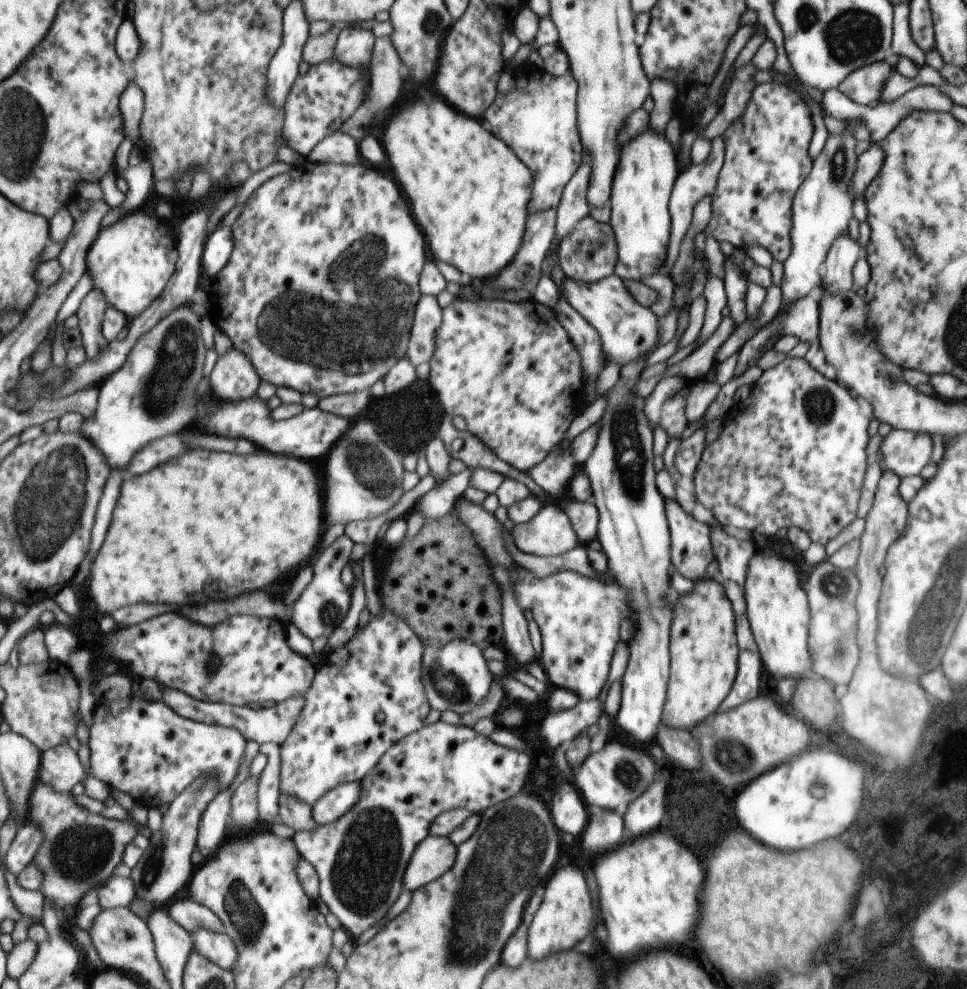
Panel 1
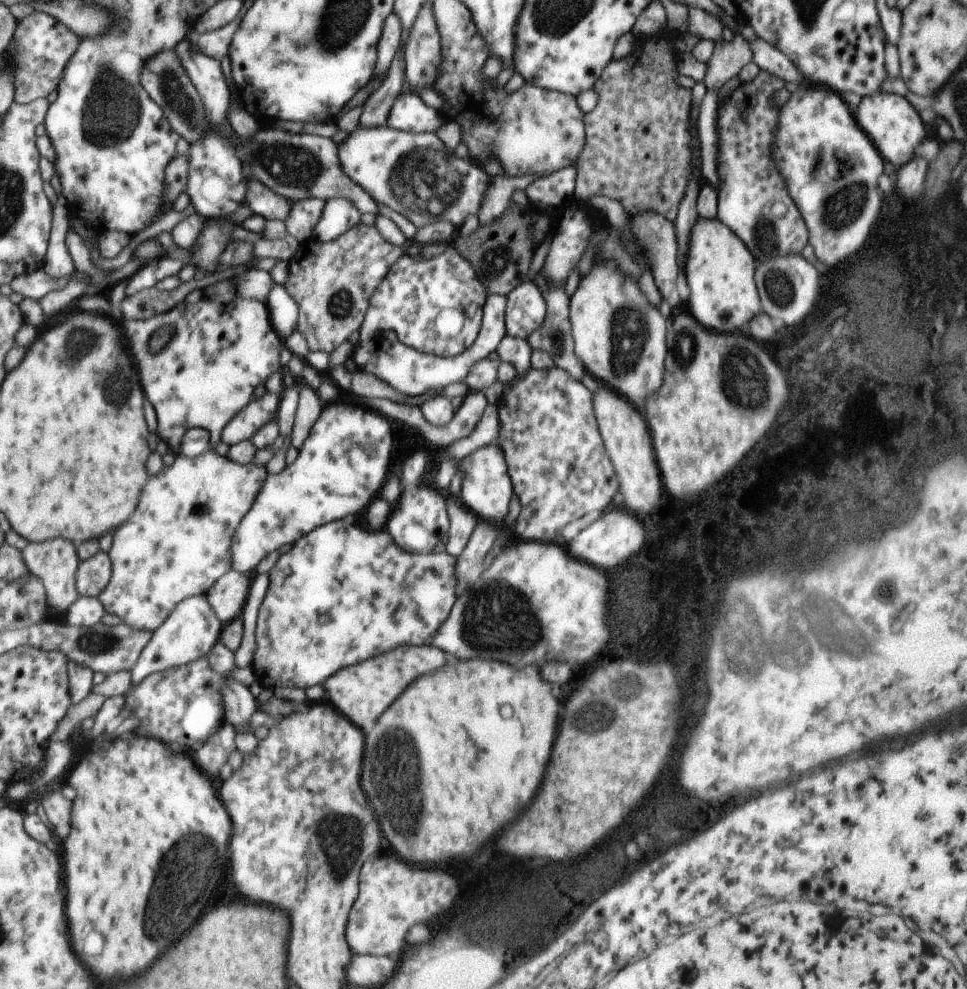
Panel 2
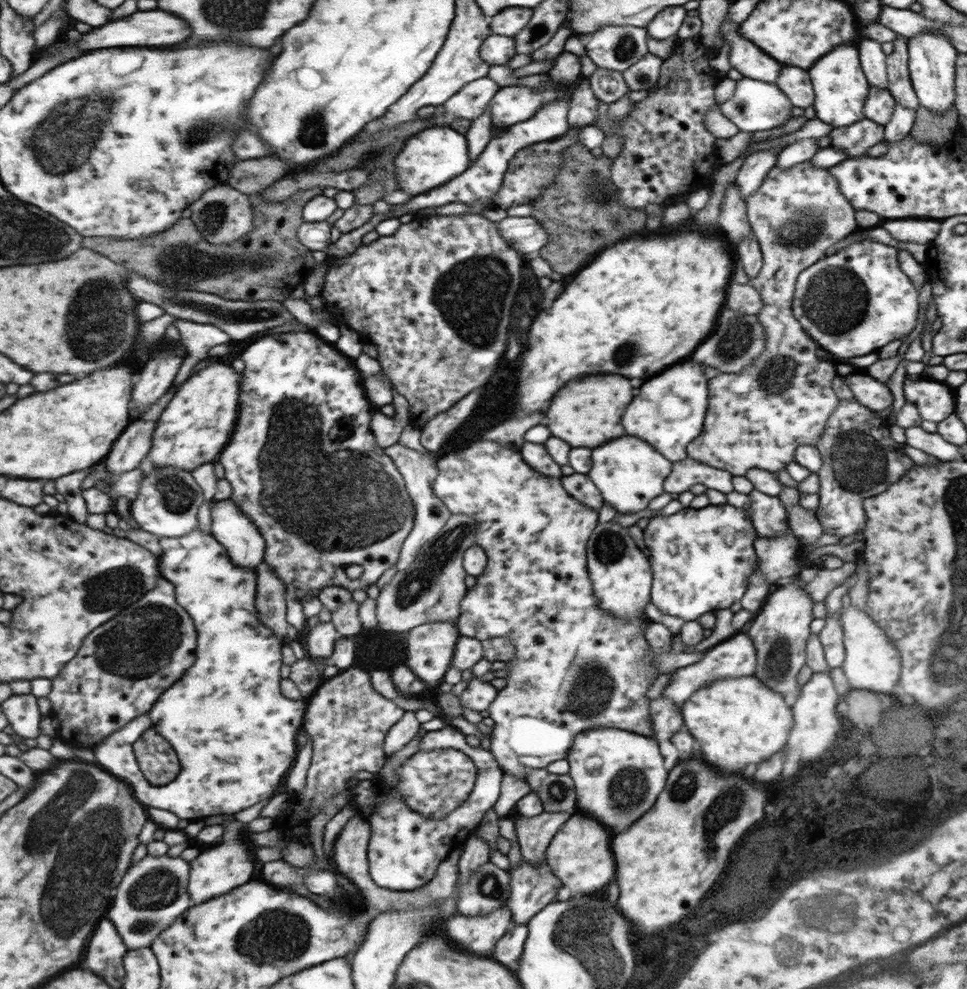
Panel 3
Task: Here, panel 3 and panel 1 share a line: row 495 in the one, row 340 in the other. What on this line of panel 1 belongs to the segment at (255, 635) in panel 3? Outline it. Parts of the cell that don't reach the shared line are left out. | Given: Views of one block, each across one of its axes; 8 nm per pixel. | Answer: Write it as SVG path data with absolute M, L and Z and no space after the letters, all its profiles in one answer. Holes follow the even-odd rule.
M180 306L168 318L164 318L156 328L136 344L120 372L115 372L102 386L100 408L86 421L84 432L96 446L106 454L113 470L130 468L136 454L148 444L174 434L176 430L190 428L198 412L204 412L202 424L210 432L226 438L244 438L257 448L268 448L276 454L316 460L324 458L334 450L338 440L350 430L353 420L324 412L320 407L306 409L302 414L286 420L274 420L270 402L262 400L260 394L246 400L226 402L214 396L211 380L205 375L208 345L202 332L202 316L198 316L192 306Z

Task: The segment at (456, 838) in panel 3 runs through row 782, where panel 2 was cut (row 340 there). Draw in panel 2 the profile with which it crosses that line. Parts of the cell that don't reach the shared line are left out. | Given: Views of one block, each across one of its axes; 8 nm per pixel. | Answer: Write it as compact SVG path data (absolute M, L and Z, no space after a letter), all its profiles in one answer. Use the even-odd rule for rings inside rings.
M488 294L483 306L481 327L476 340L461 352L451 357L439 357L417 351L400 341L387 341L379 335L369 339L366 344L357 343L352 347L351 359L357 369L376 376L404 396L422 396L432 388L444 388L453 382L462 382L467 377L472 365L485 359L497 350L500 341L505 337L505 310L507 295Z

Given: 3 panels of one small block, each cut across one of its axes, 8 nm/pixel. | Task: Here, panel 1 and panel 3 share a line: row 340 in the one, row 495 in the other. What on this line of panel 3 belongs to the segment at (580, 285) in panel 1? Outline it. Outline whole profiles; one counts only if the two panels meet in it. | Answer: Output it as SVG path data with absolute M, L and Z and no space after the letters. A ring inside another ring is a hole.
M622 436L592 450L592 464L587 475L601 492L603 502L621 515L644 510L650 500L664 493L662 484L672 468L673 462L648 441L636 436Z

